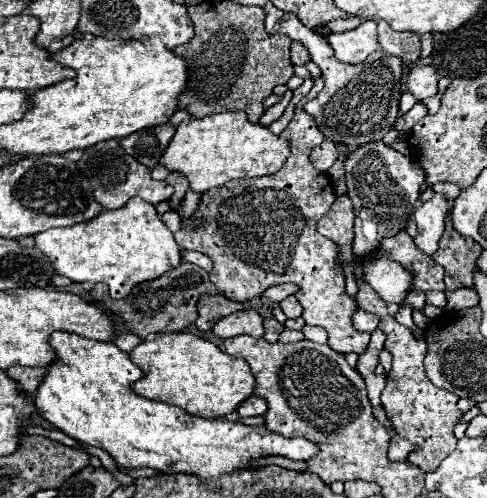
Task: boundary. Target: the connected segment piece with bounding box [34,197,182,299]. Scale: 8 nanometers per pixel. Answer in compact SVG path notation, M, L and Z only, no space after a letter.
M134 197L120 209L102 211L92 221L36 233L34 247L48 257L58 275L76 283L106 283L112 299L126 297L134 285L160 277L182 261L182 249L174 241L172 231L162 223L156 209L140 197Z

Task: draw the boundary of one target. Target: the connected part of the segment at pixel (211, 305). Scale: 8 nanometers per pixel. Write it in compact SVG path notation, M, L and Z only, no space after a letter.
M202 295L200 303L198 303L198 313L200 317L196 319L196 327L200 331L208 331L216 325L216 321L220 321L224 315L230 315L238 309L244 309L246 305L234 303L230 299L226 299L224 295Z

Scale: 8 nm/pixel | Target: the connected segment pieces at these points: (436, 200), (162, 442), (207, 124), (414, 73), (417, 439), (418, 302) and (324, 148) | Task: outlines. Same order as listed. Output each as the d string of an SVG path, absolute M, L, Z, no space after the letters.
M434 195L430 201L422 203L414 211L414 221L418 225L418 235L414 237L414 243L422 253L426 255L436 253L438 241L444 233L446 213L448 213L448 203L442 195Z
M54 331L50 337L50 347L56 353L56 361L46 369L44 381L40 381L40 389L34 395L34 407L38 415L50 421L56 429L66 433L68 437L100 447L108 451L120 467L136 469L136 467L152 467L160 473L196 473L210 481L218 481L222 473L232 473L236 469L248 469L252 459L282 455L294 461L306 461L312 453L318 451L314 443L304 437L286 439L278 433L268 431L266 427L246 427L242 423L230 423L224 419L200 419L188 415L184 409L178 409L168 403L154 403L136 395L130 385L138 381L142 371L130 361L128 353L118 349L114 343L94 341L80 335L72 335L66 331Z
M224 111L202 119L182 121L160 163L168 171L184 173L192 191L206 193L208 189L220 187L230 179L272 175L284 165L288 155L288 141L280 139L258 123L250 123L244 111Z
M416 65L410 69L406 85L416 99L432 97L438 93L438 73L430 65Z
M356 269L356 277L358 277L358 285L360 291L356 295L356 305L362 309L368 309L370 313L376 313L380 317L380 325L378 329L382 329L386 333L386 349L392 351L394 361L392 361L392 369L386 375L386 387L382 391L382 407L388 415L388 419L392 421L394 429L398 431L400 437L408 439L416 449L410 451L408 461L416 467L420 467L422 471L434 471L440 461L452 453L452 449L456 447L456 437L454 437L454 425L458 421L458 417L462 415L462 411L458 411L456 401L458 397L454 393L448 393L444 389L438 389L436 385L432 385L432 381L426 377L424 373L424 355L426 355L426 343L416 339L404 325L400 325L390 313L386 313L386 303L372 291L370 285L364 283L364 279L360 277L362 269Z
M412 290L399 306L402 305L410 305L414 310L422 310L426 305L426 295L421 291Z
M332 141L320 143L320 145L318 145L316 149L312 149L312 153L310 153L312 165L314 165L316 169L324 171L324 173L336 163L336 159L338 159L338 147L336 147L336 143L332 143Z

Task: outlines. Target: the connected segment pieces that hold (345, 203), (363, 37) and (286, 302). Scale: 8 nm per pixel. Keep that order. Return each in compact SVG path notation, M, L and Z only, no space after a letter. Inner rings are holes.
M346 195L336 197L330 211L318 221L318 231L324 237L328 237L340 245L340 255L338 255L340 265L352 261L352 257L354 257L352 255L352 237L354 237L352 225L354 225L352 201L348 201Z
M362 21L358 29L334 35L328 35L328 43L336 53L336 59L342 63L360 63L370 53L380 51L378 31L374 21Z
M294 295L282 299L278 305L280 305L280 309L284 311L284 315L286 315L288 319L296 319L296 317L302 315L302 305L298 303L298 299L296 299Z

